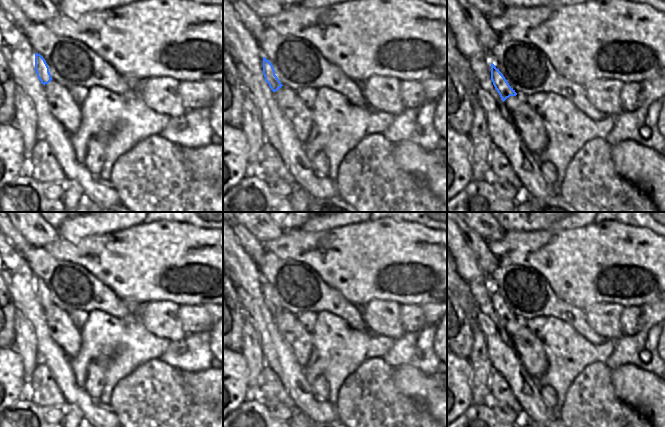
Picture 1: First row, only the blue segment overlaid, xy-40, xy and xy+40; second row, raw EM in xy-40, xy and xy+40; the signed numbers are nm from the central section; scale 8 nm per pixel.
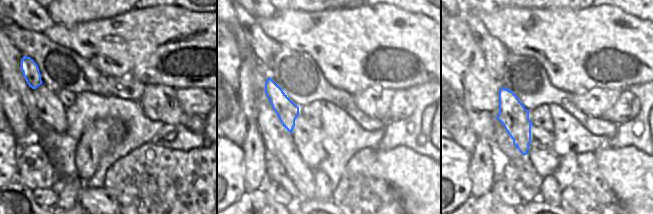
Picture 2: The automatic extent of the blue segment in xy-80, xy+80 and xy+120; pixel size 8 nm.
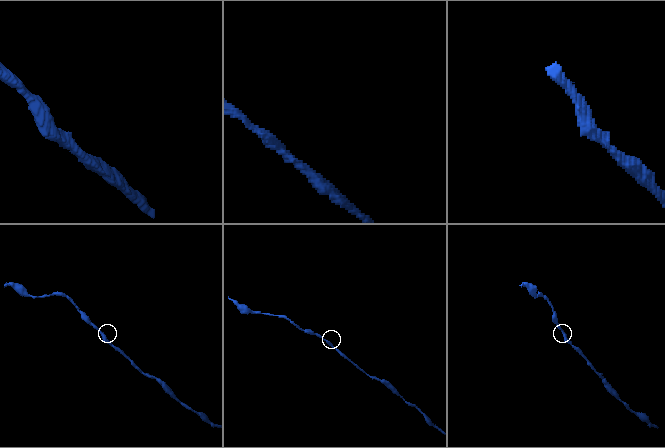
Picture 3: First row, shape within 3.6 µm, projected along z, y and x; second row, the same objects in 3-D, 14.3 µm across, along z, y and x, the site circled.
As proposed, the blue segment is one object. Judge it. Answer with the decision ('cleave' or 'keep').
keep

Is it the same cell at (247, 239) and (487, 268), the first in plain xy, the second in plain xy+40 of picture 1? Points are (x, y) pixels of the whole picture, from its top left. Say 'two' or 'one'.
one

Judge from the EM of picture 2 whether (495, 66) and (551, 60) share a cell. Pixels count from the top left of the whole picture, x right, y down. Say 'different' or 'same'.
different

